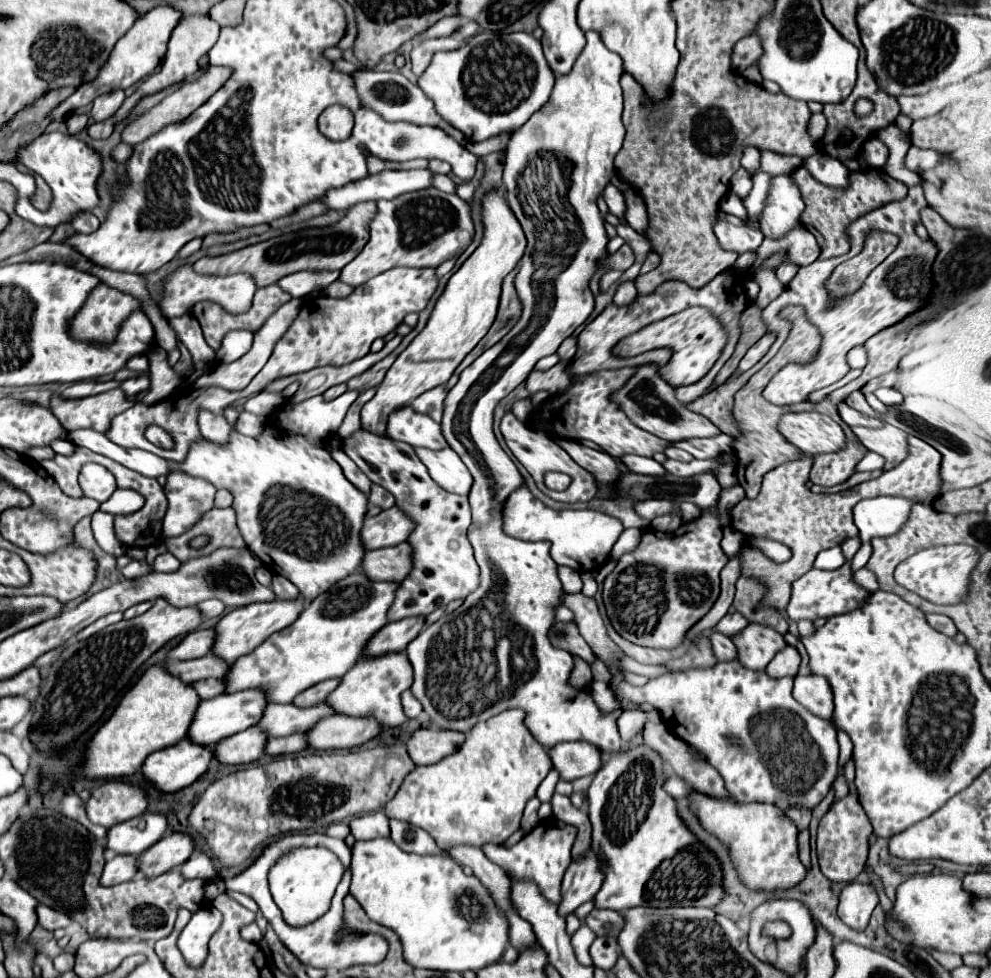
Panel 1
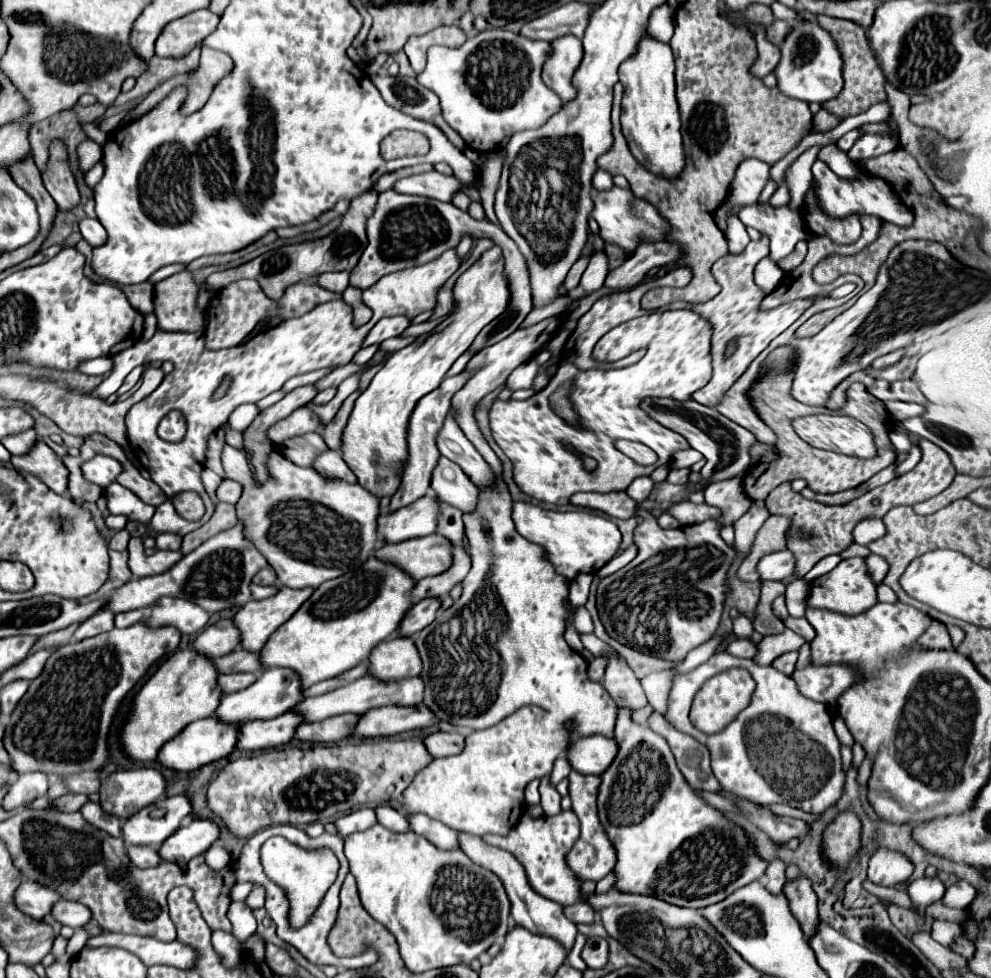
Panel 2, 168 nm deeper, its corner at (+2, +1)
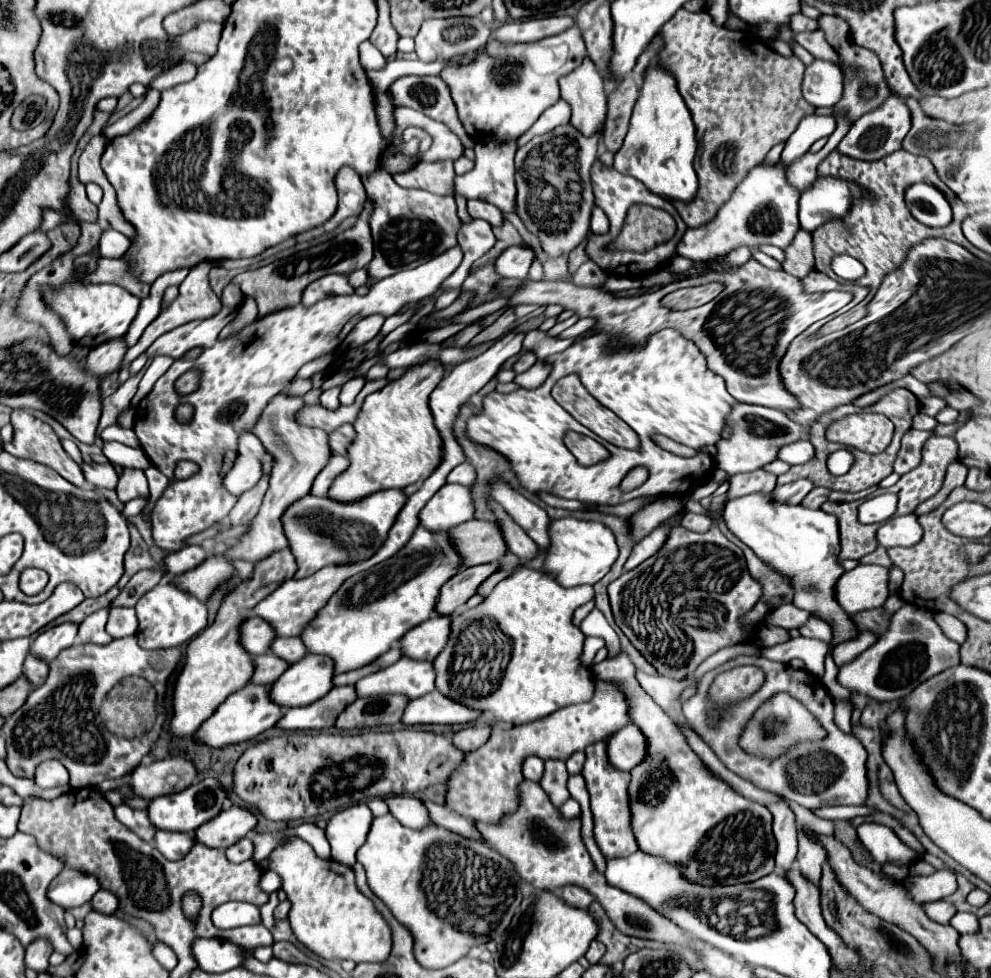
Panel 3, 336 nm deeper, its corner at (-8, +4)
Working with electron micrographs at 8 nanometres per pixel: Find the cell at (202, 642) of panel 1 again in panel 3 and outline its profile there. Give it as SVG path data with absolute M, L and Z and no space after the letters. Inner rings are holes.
M249 617L239 625L239 643L251 657L265 655L271 639L275 639L271 625L259 617Z

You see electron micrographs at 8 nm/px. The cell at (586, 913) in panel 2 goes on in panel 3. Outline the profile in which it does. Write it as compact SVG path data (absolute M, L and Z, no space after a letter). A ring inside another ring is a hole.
M565 887L561 891L561 899L571 905L571 907L577 907L577 909L589 909L589 905L593 903L593 895L579 889L579 887Z

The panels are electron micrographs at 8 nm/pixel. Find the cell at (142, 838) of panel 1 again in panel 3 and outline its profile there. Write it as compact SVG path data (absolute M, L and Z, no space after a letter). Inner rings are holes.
M203 779L203 781L195 781L193 785L189 785L187 789L179 793L171 793L171 795L153 799L149 803L147 813L149 813L149 821L153 827L161 831L191 835L199 825L207 823L209 819L213 819L217 813L221 813L227 807L231 807L231 801L227 799L227 793L221 789L221 785L215 779Z

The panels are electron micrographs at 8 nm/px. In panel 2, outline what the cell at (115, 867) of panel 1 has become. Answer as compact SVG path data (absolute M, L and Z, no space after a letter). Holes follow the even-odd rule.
M129 846L129 858L133 860L135 866L139 868L149 868L157 866L161 862L159 850L153 846Z

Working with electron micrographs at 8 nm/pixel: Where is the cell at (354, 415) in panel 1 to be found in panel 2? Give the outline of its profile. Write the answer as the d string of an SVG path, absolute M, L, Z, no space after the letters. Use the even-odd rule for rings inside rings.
M355 391L355 394L351 394L345 402L343 402L343 406L339 408L339 412L337 412L337 416L333 418L333 422L329 422L325 428L323 428L323 440L325 440L325 444L327 444L327 448L331 448L331 450L339 450L341 448L341 434L343 434L343 428L345 428L345 424L347 424L347 418L349 418L349 414L351 414L351 410L353 410L354 402L357 399L357 396L360 396L361 391Z

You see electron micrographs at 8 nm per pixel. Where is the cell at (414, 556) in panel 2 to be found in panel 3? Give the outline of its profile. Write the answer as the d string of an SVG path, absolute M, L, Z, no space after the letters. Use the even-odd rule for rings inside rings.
M471 519L467 523L461 523L459 527L451 527L451 531L447 531L445 535L459 555L461 569L491 563L499 559L507 549L497 525L489 521Z

